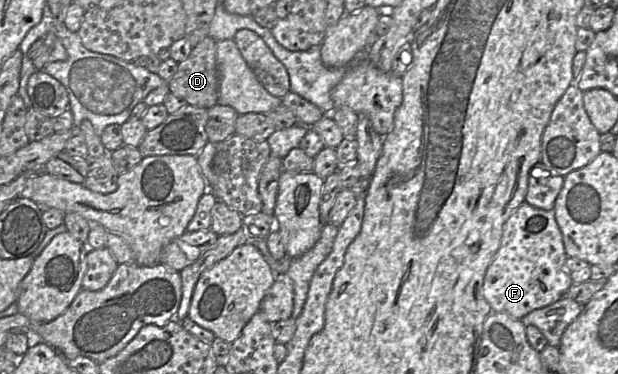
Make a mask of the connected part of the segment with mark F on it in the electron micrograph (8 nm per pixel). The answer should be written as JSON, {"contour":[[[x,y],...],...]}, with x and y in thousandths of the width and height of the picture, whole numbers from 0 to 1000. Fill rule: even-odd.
{"contour":[[[848,537],[816,602],[809,660],[783,738],[782,794],[796,834],[843,856],[917,786],[927,759],[914,717],[917,687],[896,564],[867,556]]]}

